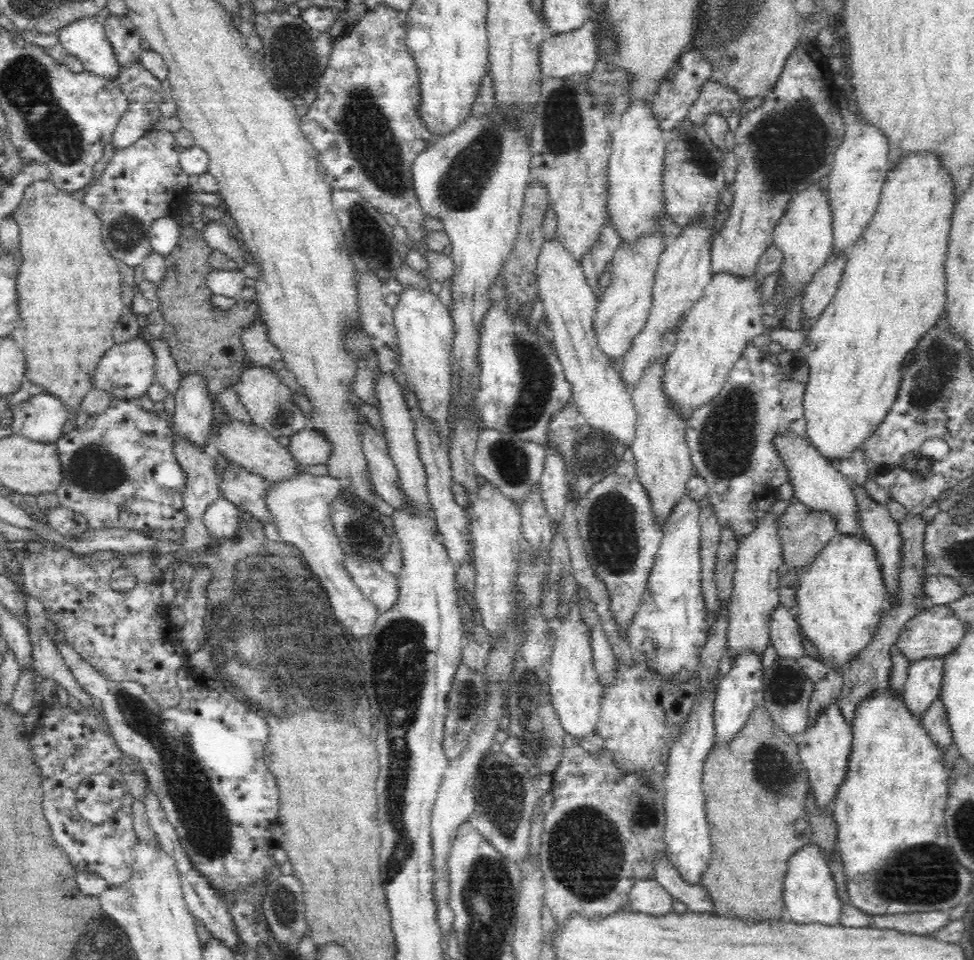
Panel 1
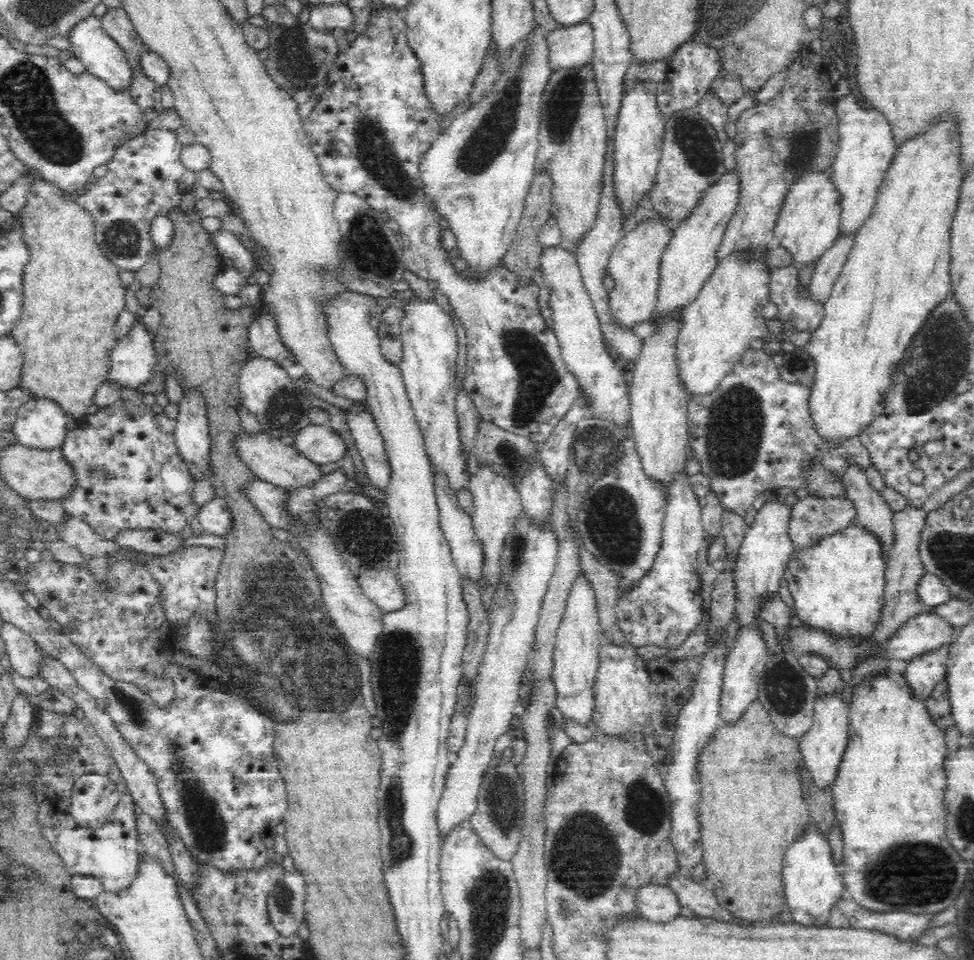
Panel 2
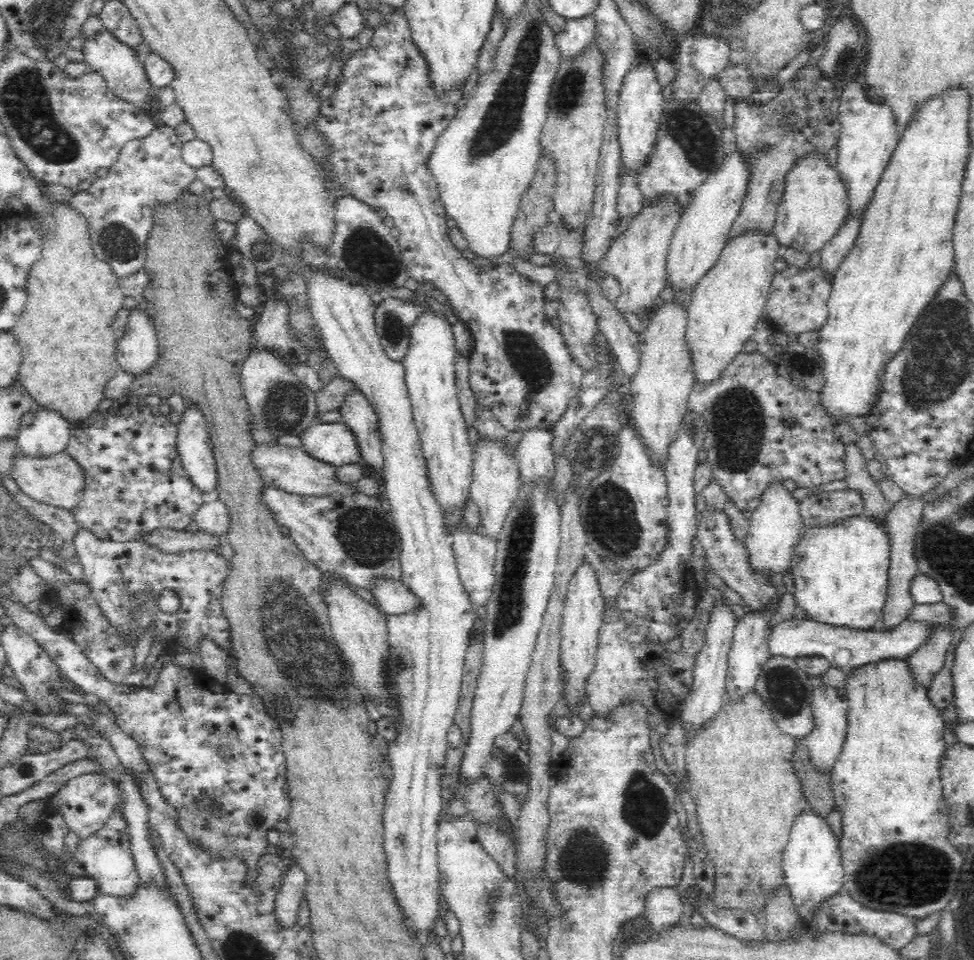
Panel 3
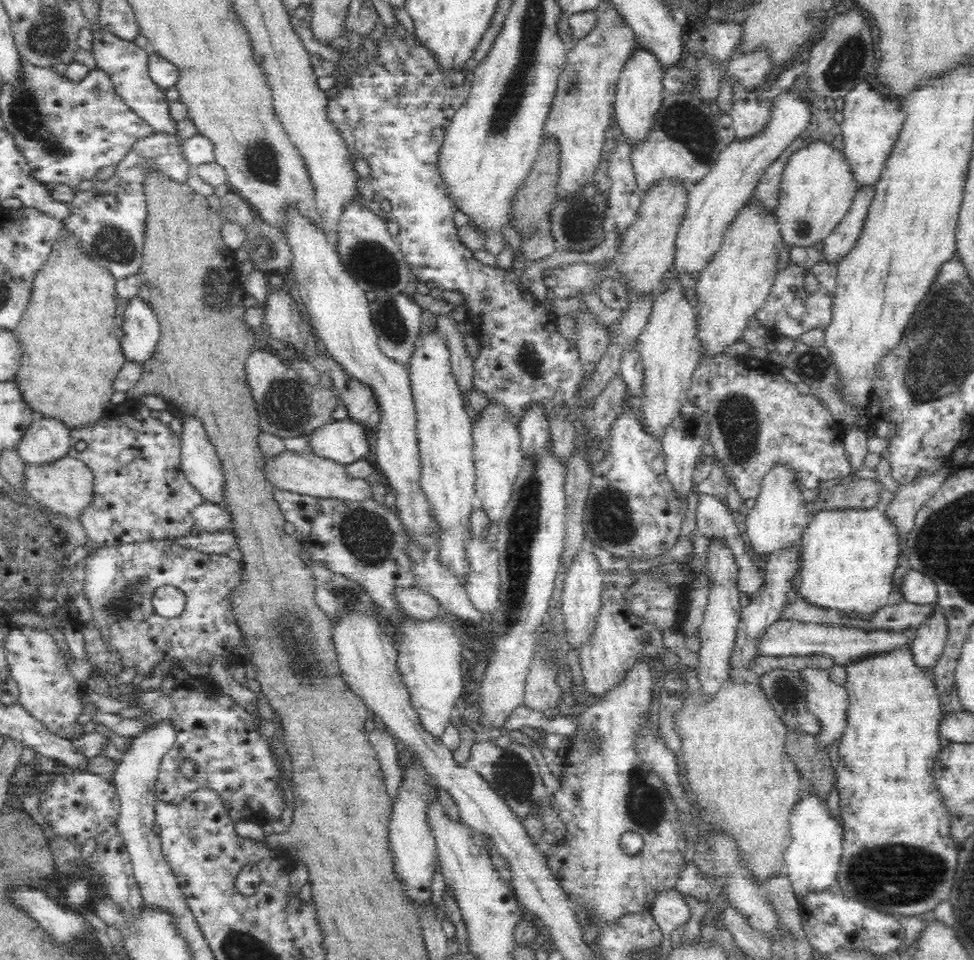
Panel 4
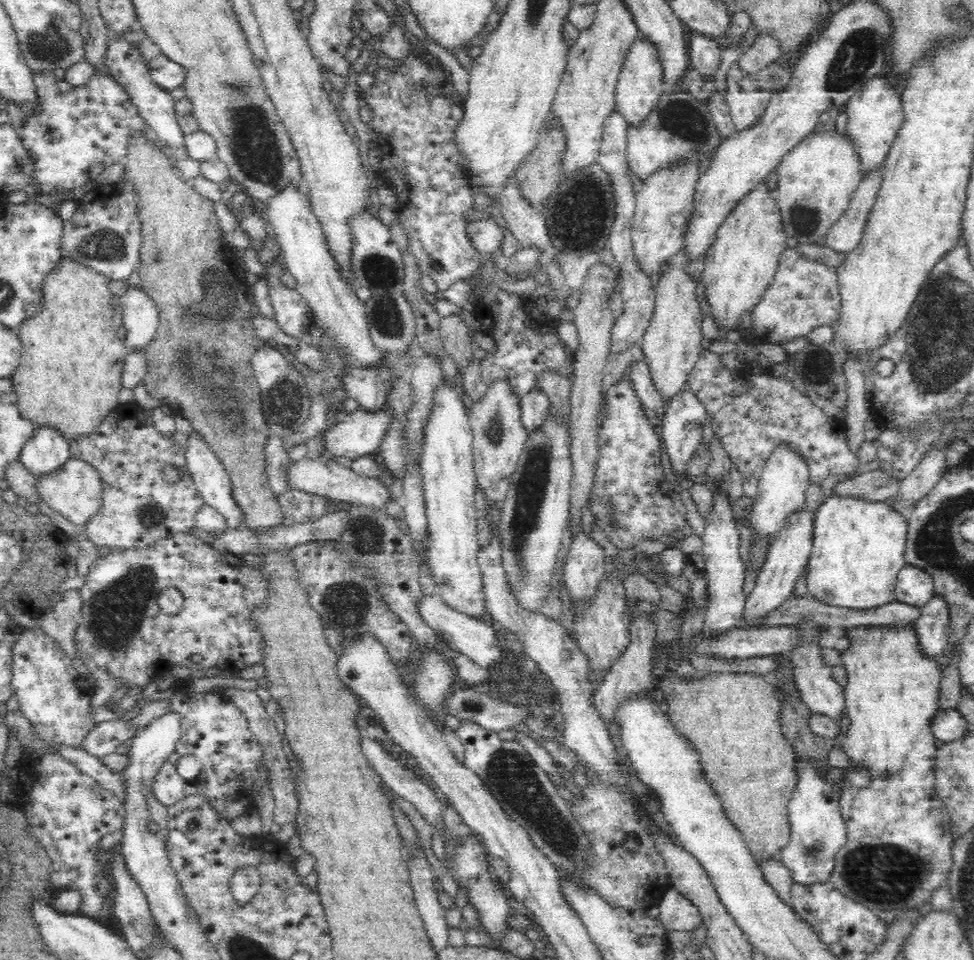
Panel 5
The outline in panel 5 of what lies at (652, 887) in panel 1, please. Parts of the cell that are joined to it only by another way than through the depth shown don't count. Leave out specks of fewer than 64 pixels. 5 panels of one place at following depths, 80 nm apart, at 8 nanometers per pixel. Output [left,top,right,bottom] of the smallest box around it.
[655,888,702,932]

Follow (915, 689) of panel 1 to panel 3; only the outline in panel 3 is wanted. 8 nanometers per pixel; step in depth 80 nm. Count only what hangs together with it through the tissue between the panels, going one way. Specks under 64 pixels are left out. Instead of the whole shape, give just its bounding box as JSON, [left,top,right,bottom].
[905,622,956,691]

